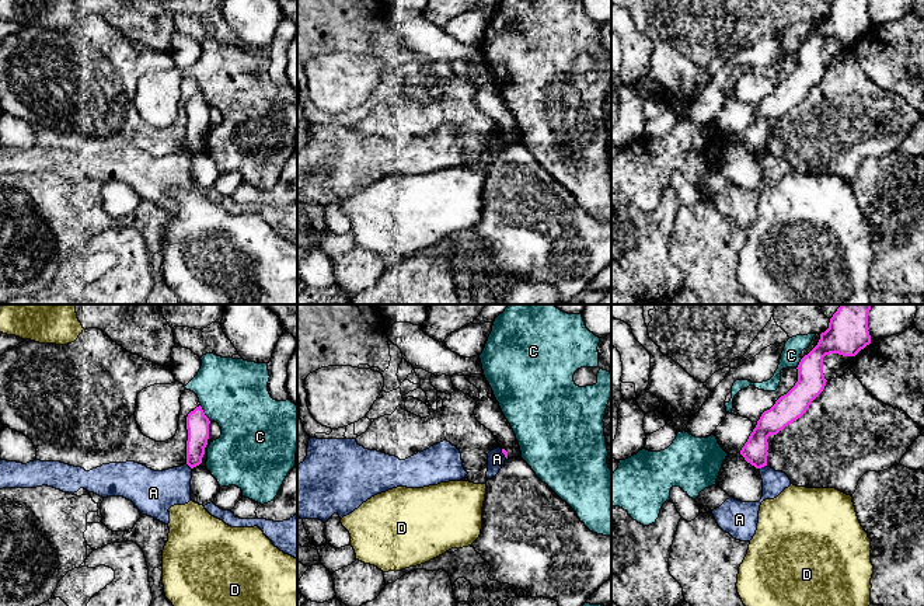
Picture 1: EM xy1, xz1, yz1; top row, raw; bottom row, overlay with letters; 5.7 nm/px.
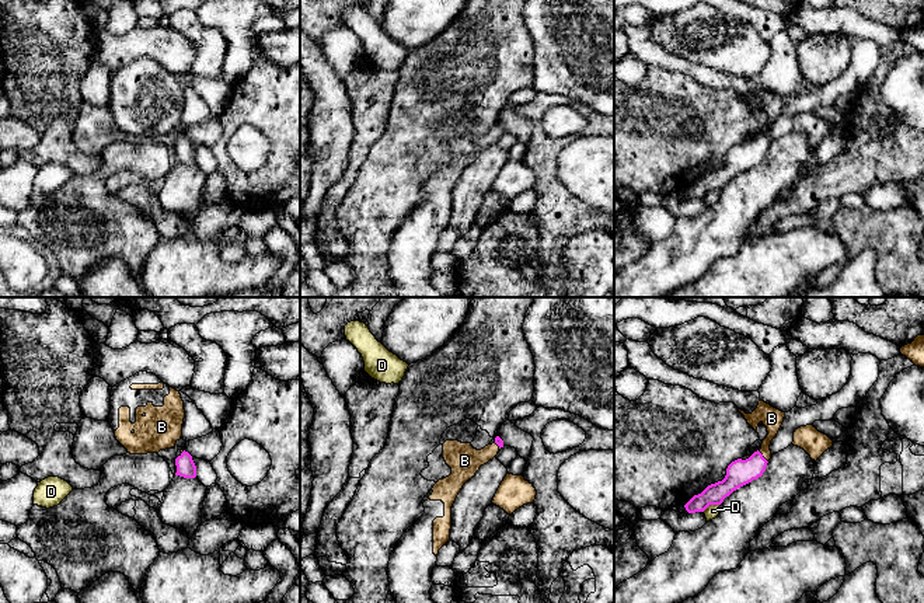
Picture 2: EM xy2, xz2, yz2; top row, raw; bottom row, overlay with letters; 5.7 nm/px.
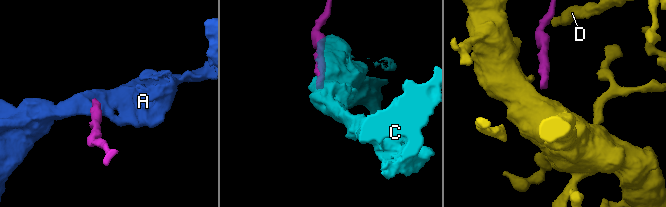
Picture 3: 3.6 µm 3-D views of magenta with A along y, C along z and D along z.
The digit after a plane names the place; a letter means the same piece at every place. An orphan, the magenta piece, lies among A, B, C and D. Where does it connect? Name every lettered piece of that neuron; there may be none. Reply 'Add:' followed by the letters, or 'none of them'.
Add: B

